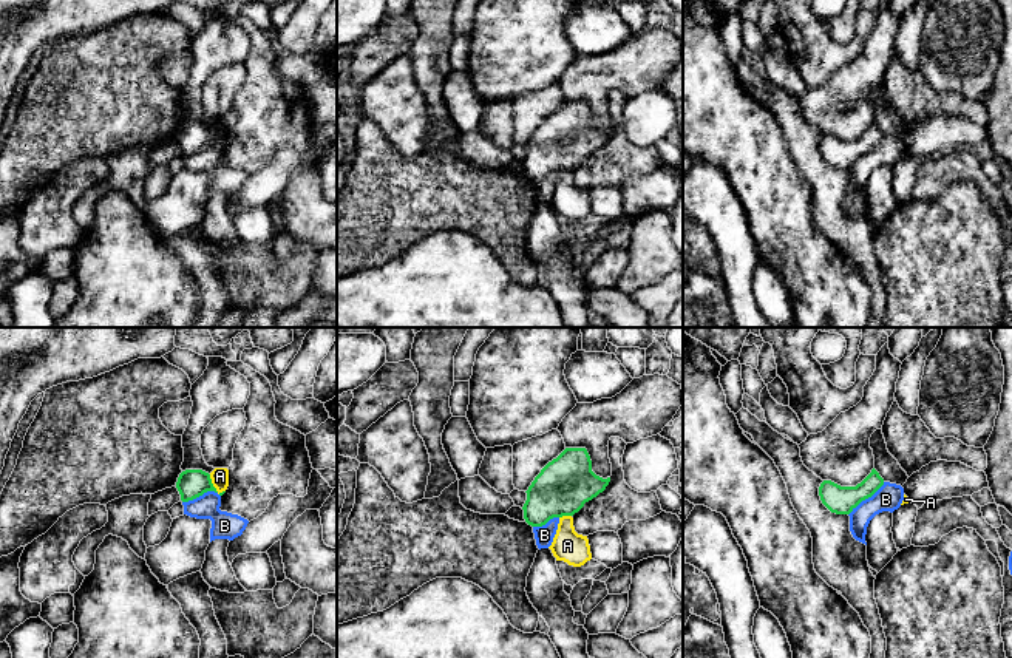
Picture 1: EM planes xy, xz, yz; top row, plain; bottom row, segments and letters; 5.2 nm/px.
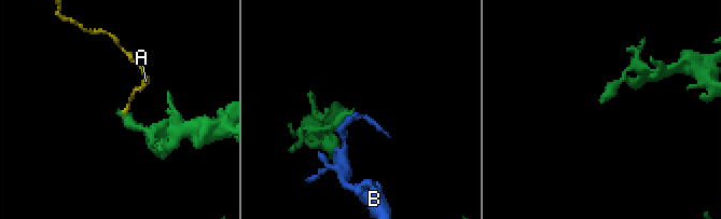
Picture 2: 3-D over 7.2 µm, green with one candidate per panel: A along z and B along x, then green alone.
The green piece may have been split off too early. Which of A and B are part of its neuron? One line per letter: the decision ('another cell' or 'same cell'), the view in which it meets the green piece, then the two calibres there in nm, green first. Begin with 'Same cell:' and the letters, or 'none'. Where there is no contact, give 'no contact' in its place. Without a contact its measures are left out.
Same cell: none
A: another cell; contact in xy; calibres 150 and 100 nm
B: another cell; contact in yz; calibres 150 and 140 nm

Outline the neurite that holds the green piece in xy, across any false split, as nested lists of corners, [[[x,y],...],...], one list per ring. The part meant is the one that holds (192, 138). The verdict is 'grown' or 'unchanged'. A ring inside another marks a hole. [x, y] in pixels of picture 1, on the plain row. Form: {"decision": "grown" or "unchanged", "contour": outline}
{"decision": "unchanged", "contour": [[[185,124],[179,128],[176,142],[182,156],[193,154],[207,145],[216,145],[212,137],[210,128],[202,124]]]}

